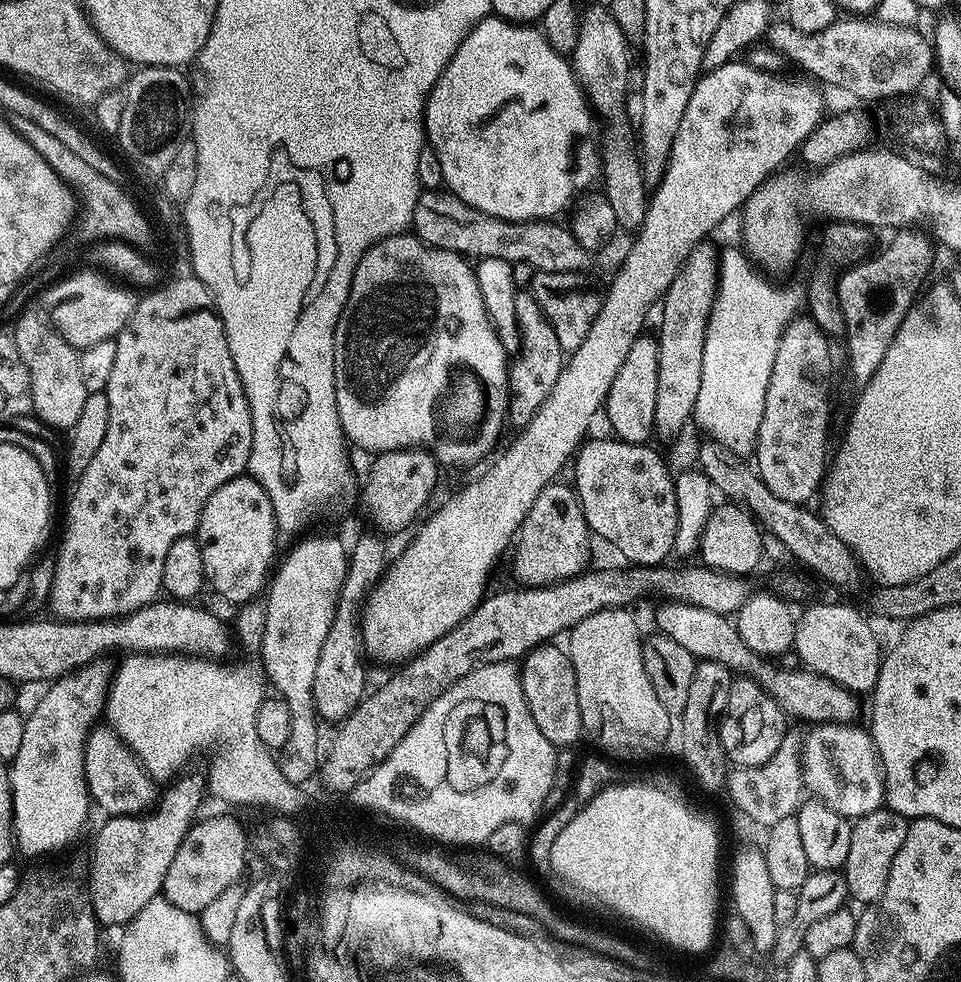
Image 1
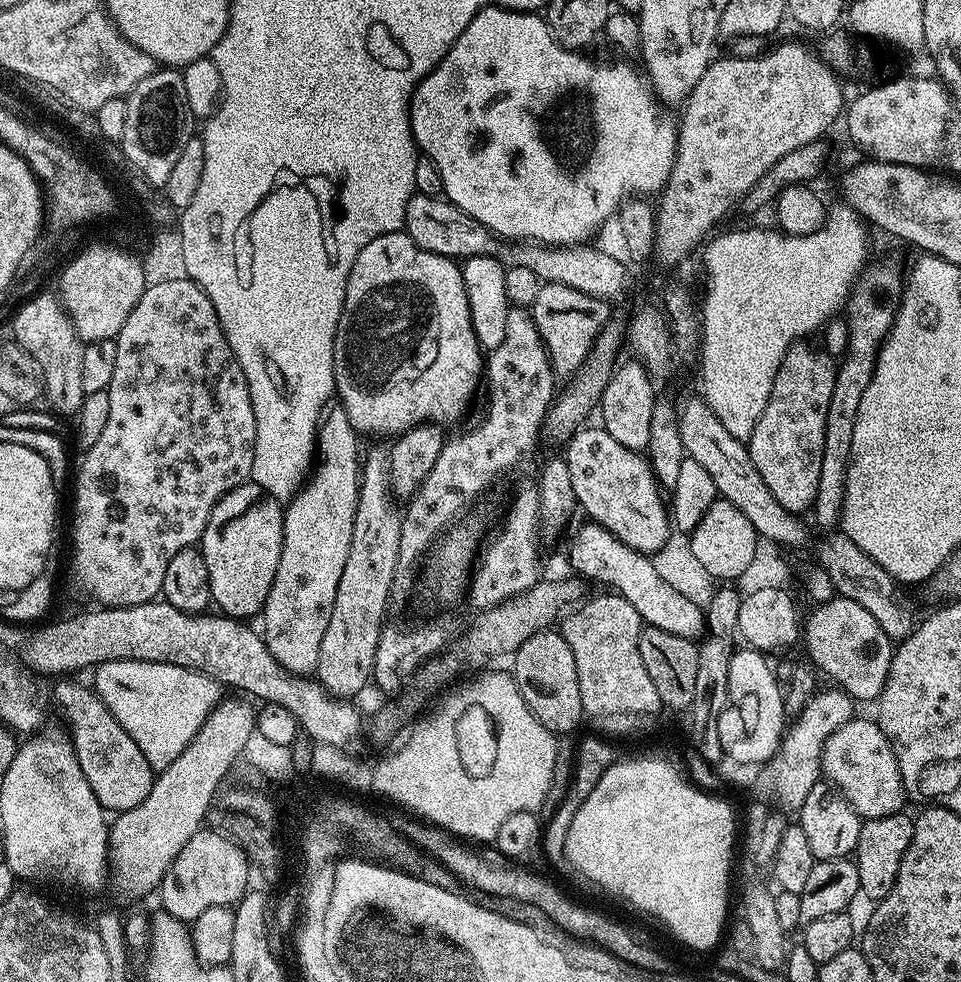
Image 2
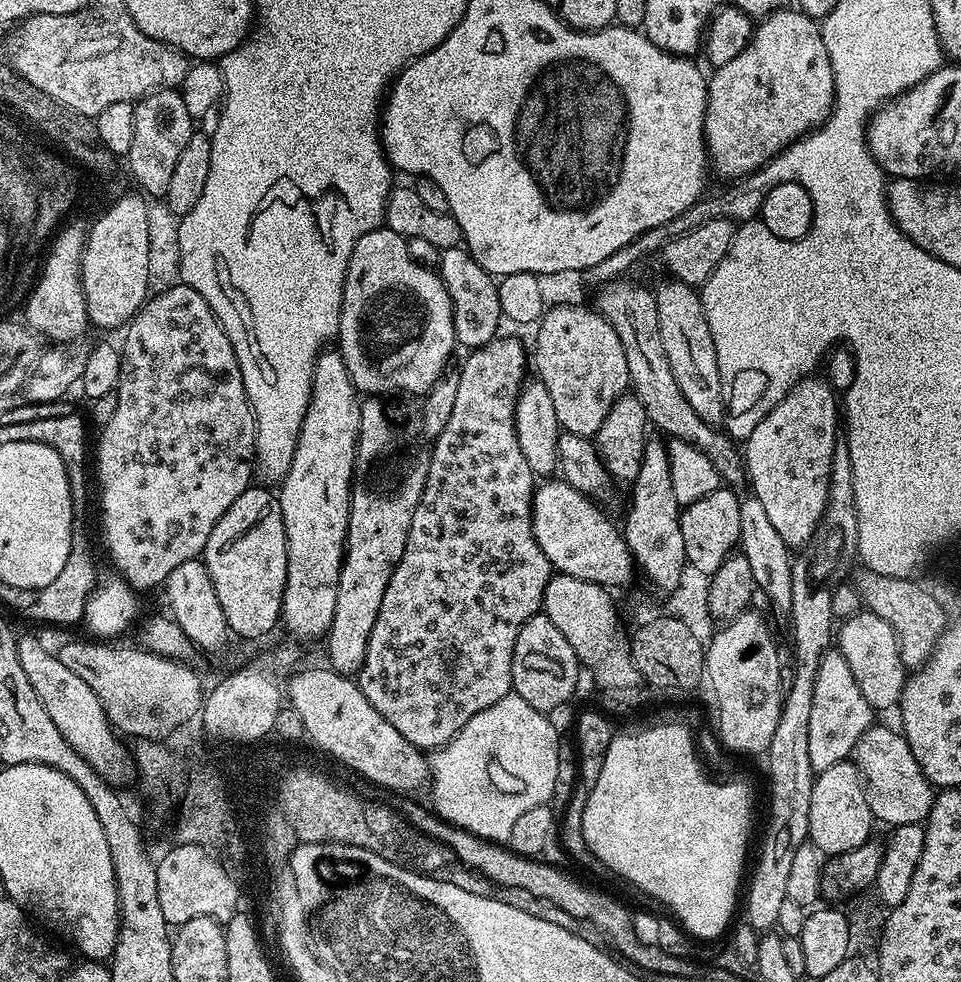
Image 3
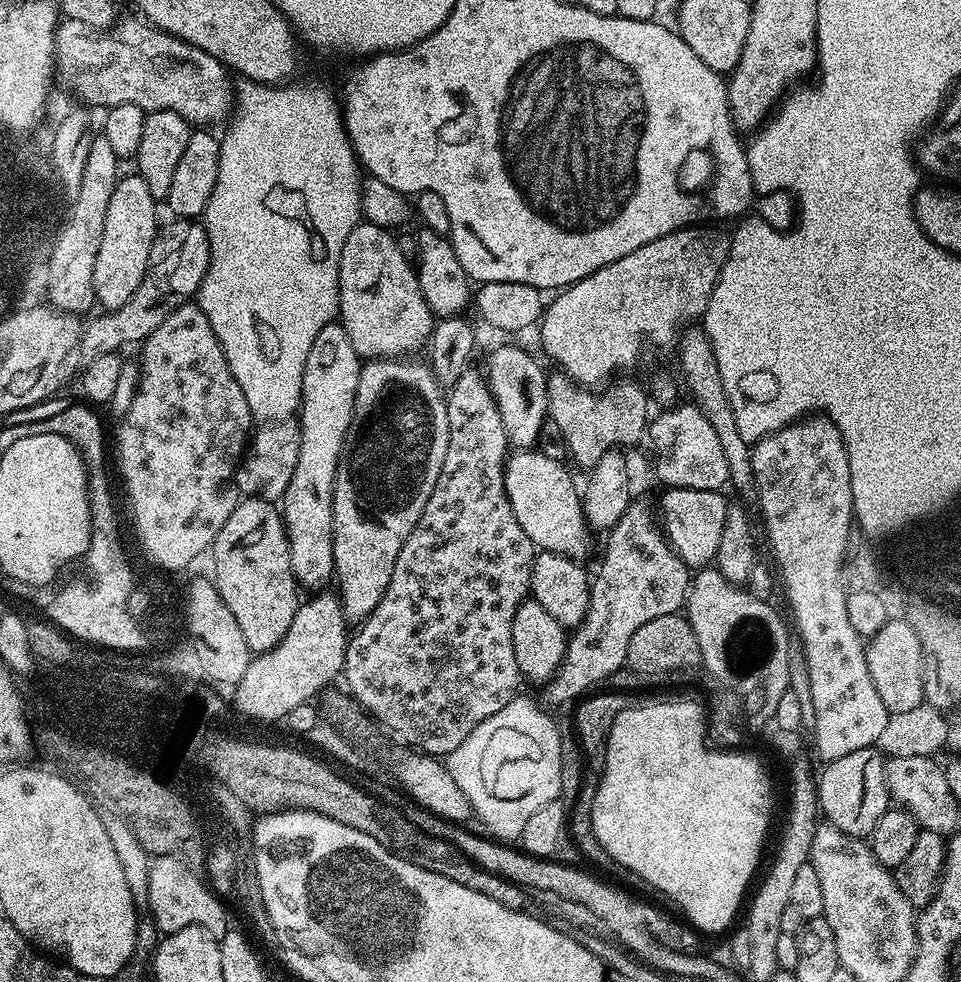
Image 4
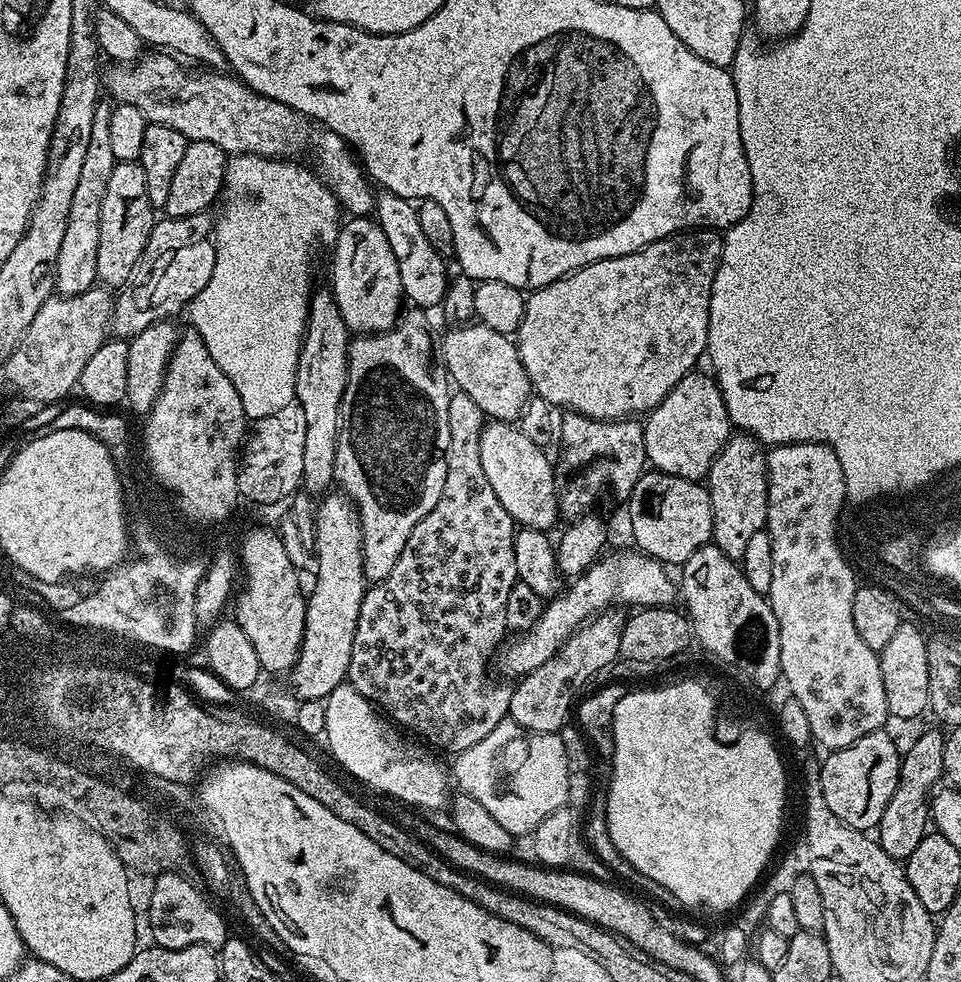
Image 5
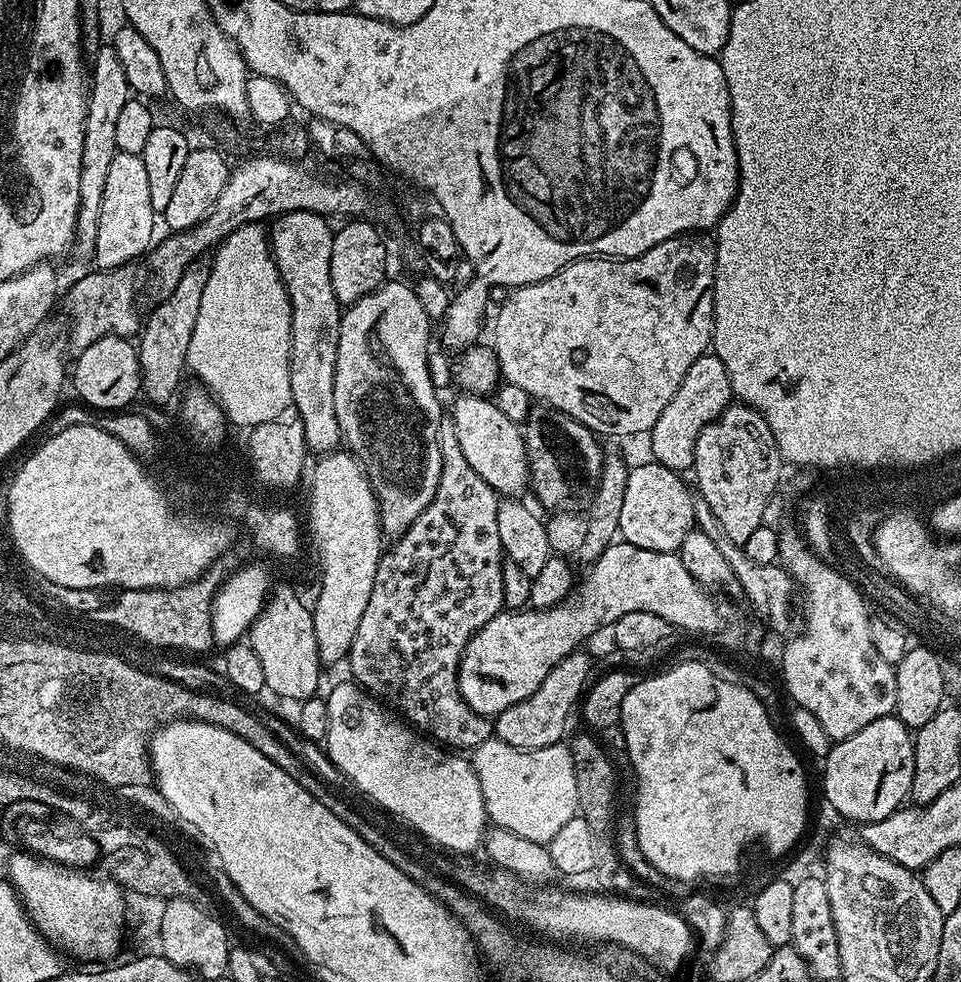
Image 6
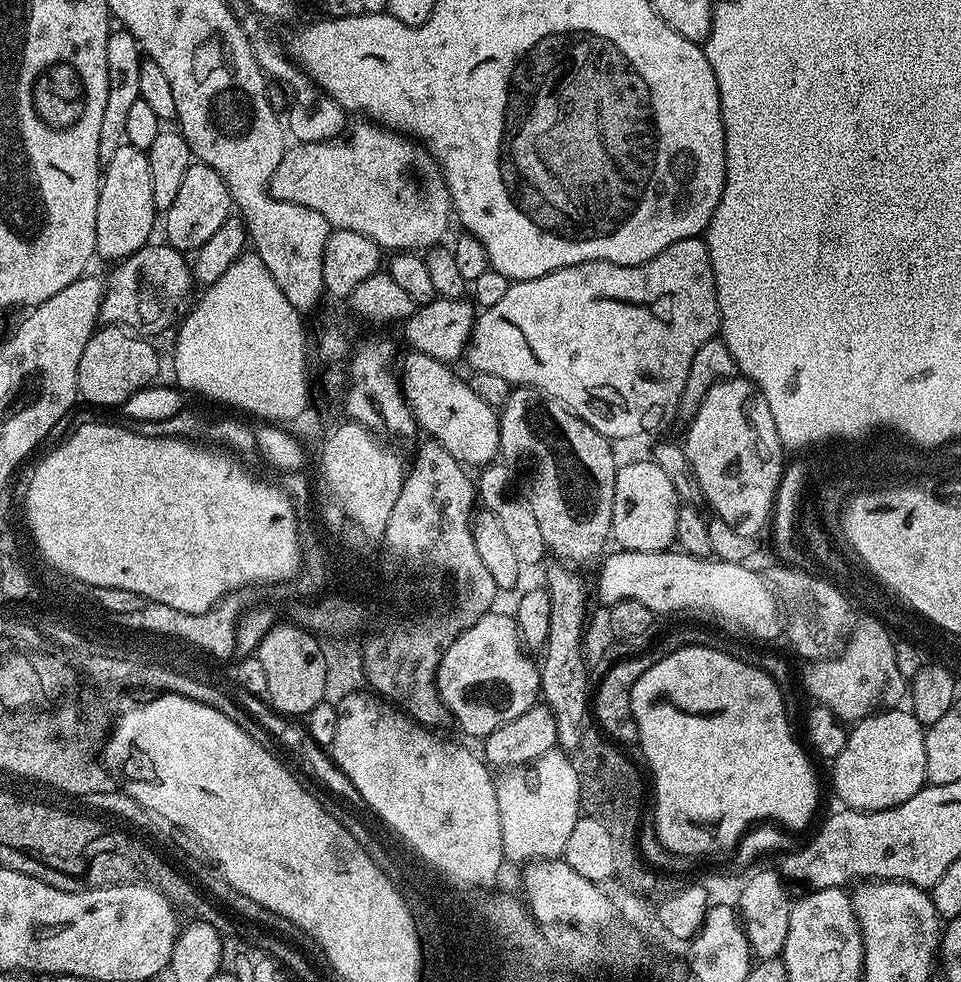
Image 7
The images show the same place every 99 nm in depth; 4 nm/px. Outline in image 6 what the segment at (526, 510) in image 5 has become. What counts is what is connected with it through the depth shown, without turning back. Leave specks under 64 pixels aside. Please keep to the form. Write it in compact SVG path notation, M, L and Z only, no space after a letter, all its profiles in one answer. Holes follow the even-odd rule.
M460 394L452 408L450 421L457 434L463 457L493 490L504 498L523 497L528 482L528 456L524 452L521 425L510 422L491 399L475 394Z

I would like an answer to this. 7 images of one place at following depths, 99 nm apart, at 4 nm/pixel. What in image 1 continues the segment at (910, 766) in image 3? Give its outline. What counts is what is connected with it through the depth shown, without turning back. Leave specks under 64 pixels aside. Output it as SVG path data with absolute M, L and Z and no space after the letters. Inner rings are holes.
M825 723L818 724L812 727L809 727L808 733L804 736L804 741L799 741L798 744L798 767L800 769L800 779L802 781L803 787L805 789L808 788L813 792L815 799L819 801L821 804L825 804L827 808L830 810L834 810L838 814L842 814L843 816L849 818L855 818L857 816L865 816L867 812L873 812L874 810L878 810L884 804L884 781L882 777L882 769L880 767L880 757L876 754L876 745L873 744L871 735L867 731L864 732L860 728L856 728L857 726L851 726L849 723Z

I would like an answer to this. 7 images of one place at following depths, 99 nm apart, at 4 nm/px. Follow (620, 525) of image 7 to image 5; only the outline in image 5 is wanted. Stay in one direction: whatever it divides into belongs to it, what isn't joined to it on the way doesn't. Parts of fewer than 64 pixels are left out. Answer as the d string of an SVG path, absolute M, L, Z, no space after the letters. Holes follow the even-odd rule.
M648 470L638 478L632 493L626 498L626 504L628 504L628 520L632 523L632 536L636 539L635 547L644 555L651 556L653 560L659 560L665 566L673 566L672 564L682 566L688 561L690 554L694 554L694 550L698 550L712 539L710 494L701 481Z

